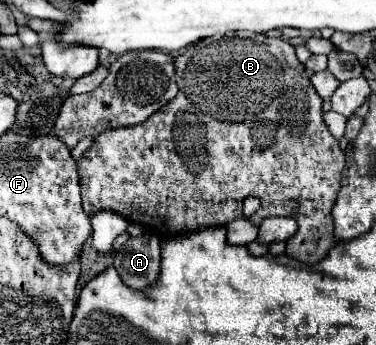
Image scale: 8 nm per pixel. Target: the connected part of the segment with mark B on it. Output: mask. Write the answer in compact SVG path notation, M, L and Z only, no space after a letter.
M226 33L224 37L206 37L196 45L188 45L188 49L174 59L174 67L176 67L176 83L180 85L180 89L178 89L178 95L168 105L164 105L164 109L160 109L158 113L152 113L152 117L148 117L148 121L140 125L126 127L126 129L106 129L104 133L100 133L100 137L94 139L94 145L82 155L78 163L78 173L80 173L80 195L82 195L84 213L92 217L100 211L112 211L122 215L126 221L148 227L150 231L160 235L160 239L172 239L176 235L192 233L204 227L224 227L228 221L242 217L244 197L258 197L262 201L262 209L258 211L258 215L252 215L248 221L252 221L252 225L258 227L260 219L268 215L296 217L298 231L294 237L286 241L286 255L306 265L314 265L322 261L328 255L328 251L336 245L330 211L340 189L340 175L346 163L346 155L340 149L338 141L330 135L322 119L322 99L316 95L310 79L304 75L304 65L298 63L294 55L294 47L280 37L258 35L258 33Z

